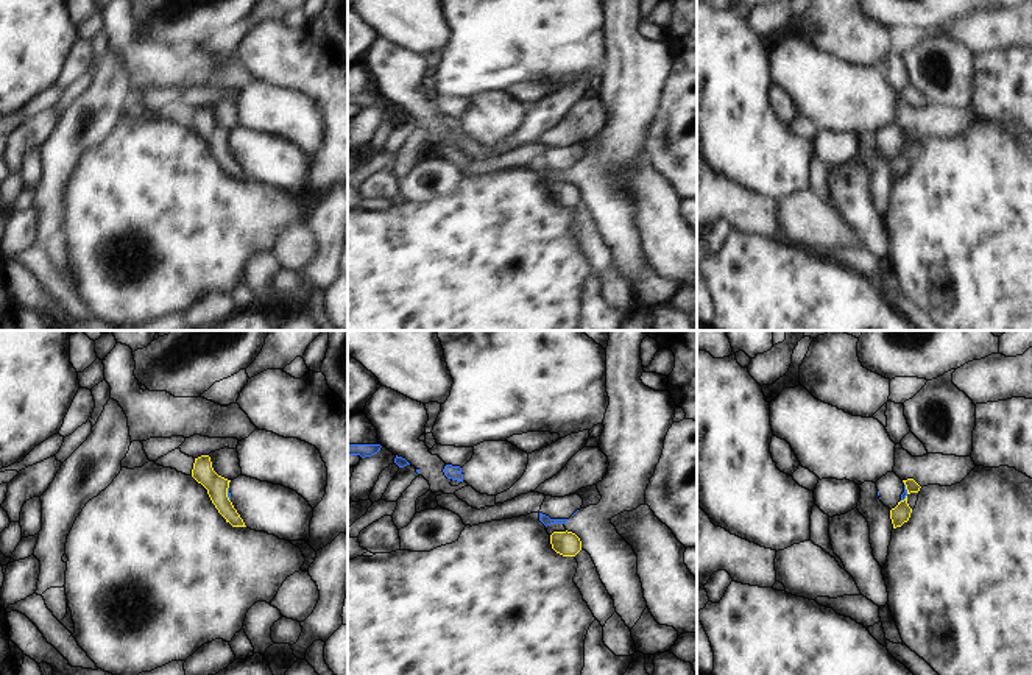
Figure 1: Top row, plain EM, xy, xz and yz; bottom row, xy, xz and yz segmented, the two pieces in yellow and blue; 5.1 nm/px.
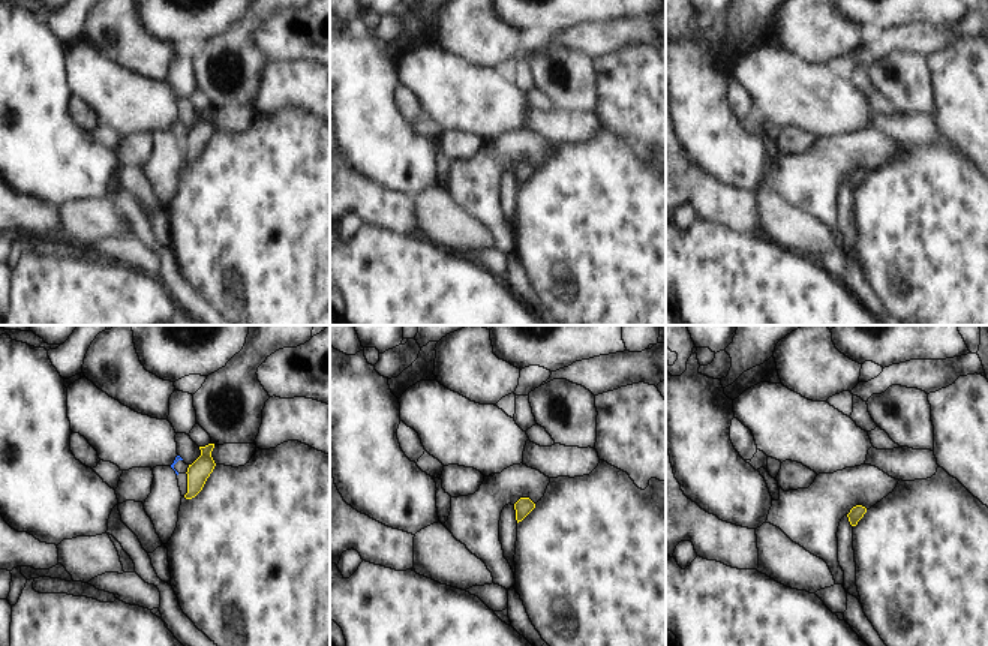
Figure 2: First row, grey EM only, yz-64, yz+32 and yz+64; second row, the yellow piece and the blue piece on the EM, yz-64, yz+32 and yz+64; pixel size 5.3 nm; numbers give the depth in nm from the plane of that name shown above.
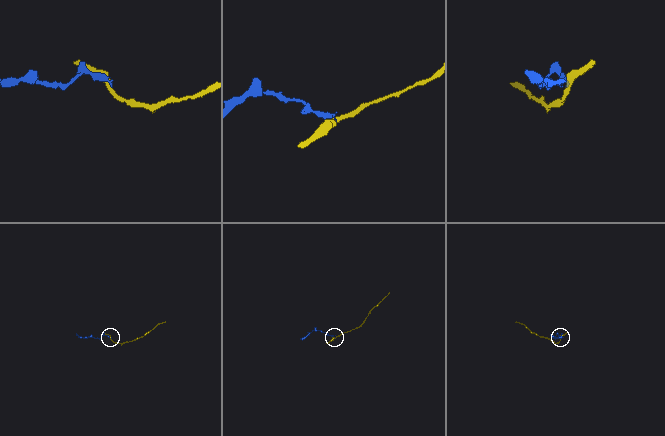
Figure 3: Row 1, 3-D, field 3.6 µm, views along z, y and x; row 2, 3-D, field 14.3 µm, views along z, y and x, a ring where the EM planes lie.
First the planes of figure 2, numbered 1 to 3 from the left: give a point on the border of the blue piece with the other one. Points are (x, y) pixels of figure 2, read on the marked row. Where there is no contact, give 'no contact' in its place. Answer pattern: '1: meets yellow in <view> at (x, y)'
1: no contact
2: no contact
3: no contact

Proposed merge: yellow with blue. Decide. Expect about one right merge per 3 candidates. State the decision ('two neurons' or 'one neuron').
two neurons

